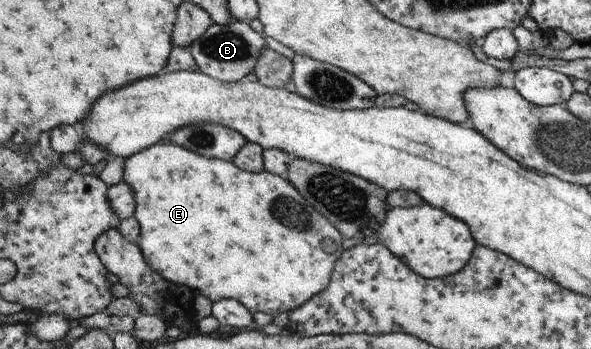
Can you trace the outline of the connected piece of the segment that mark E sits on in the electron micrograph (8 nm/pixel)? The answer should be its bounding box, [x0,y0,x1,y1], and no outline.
[123,142,344,317]

